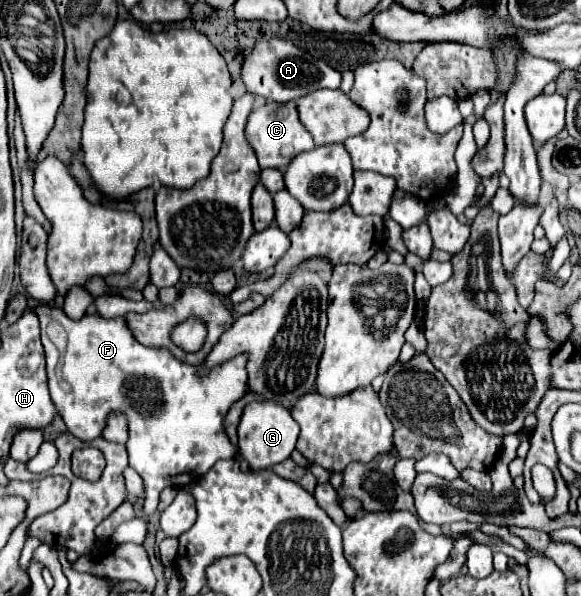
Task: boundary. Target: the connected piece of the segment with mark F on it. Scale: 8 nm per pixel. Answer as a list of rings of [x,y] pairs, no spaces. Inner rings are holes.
[[[39,305],[35,307],[35,313],[41,321],[41,343],[45,347],[47,357],[51,399],[57,407],[57,413],[63,417],[67,431],[81,441],[93,441],[101,435],[105,419],[111,411],[123,411],[129,417],[129,441],[127,441],[129,467],[133,467],[143,479],[145,487],[143,511],[147,515],[151,515],[157,509],[159,493],[167,485],[183,485],[189,483],[189,479],[199,479],[217,461],[233,459],[237,455],[235,453],[237,447],[229,441],[223,429],[223,419],[229,407],[247,393],[245,387],[247,357],[239,355],[219,365],[219,369],[213,369],[207,377],[199,377],[195,367],[181,363],[179,359],[171,357],[171,353],[167,353],[165,349],[159,351],[139,345],[139,341],[135,341],[133,333],[127,329],[123,317],[103,319],[97,313],[93,313],[85,315],[79,321],[73,321],[71,317],[65,315],[61,307],[51,305]],[[55,325],[61,327],[61,335],[59,331],[53,331]]]

